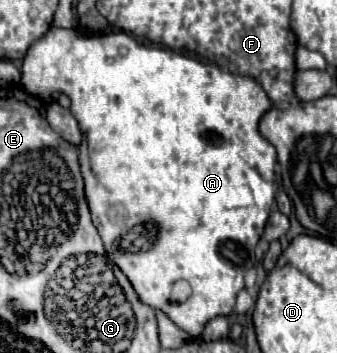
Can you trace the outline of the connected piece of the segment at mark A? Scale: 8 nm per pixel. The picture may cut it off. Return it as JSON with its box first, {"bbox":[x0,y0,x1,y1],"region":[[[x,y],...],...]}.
{"bbox":[22,26,276,336],"region":[[[52,26],[32,48],[28,50],[22,64],[22,88],[44,100],[50,98],[52,92],[64,92],[70,100],[70,112],[80,124],[82,136],[86,138],[88,153],[80,153],[79,164],[84,178],[84,191],[92,222],[104,242],[108,258],[124,272],[124,276],[134,286],[142,304],[162,310],[178,328],[188,332],[190,336],[200,336],[202,328],[208,320],[216,316],[228,316],[234,310],[236,294],[244,288],[244,274],[256,266],[254,248],[262,236],[264,224],[274,206],[274,164],[276,150],[270,142],[266,142],[258,132],[258,122],[266,110],[270,110],[270,100],[262,86],[248,78],[220,70],[214,64],[202,64],[194,58],[176,54],[168,48],[150,48],[138,44],[126,32],[110,32],[108,36],[82,36],[76,30],[56,28]]]}

